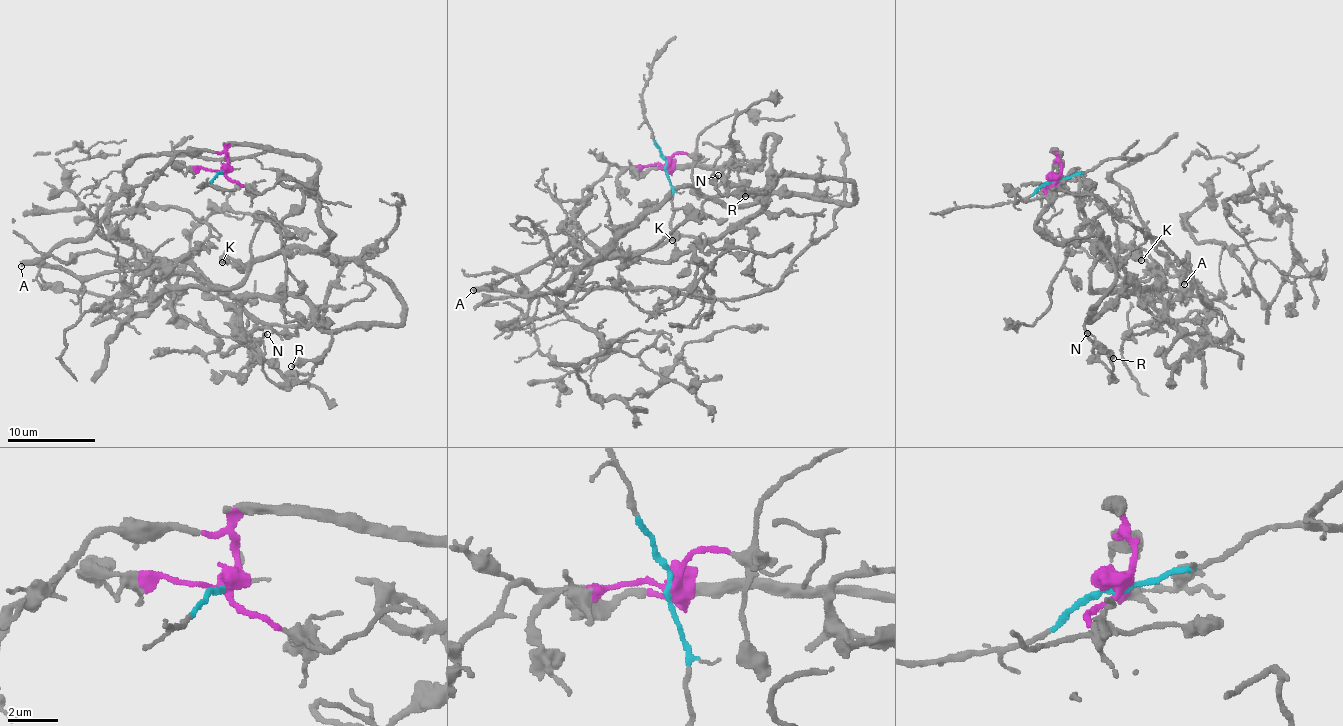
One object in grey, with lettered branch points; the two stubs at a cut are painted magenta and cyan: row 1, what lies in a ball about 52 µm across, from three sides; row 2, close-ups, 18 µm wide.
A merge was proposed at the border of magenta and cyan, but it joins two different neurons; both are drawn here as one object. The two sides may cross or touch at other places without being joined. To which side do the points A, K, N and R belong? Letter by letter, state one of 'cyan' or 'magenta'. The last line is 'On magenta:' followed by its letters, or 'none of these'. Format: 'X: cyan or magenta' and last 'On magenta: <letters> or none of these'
A: cyan
K: magenta
N: magenta
R: magenta
On magenta: K, N, R

